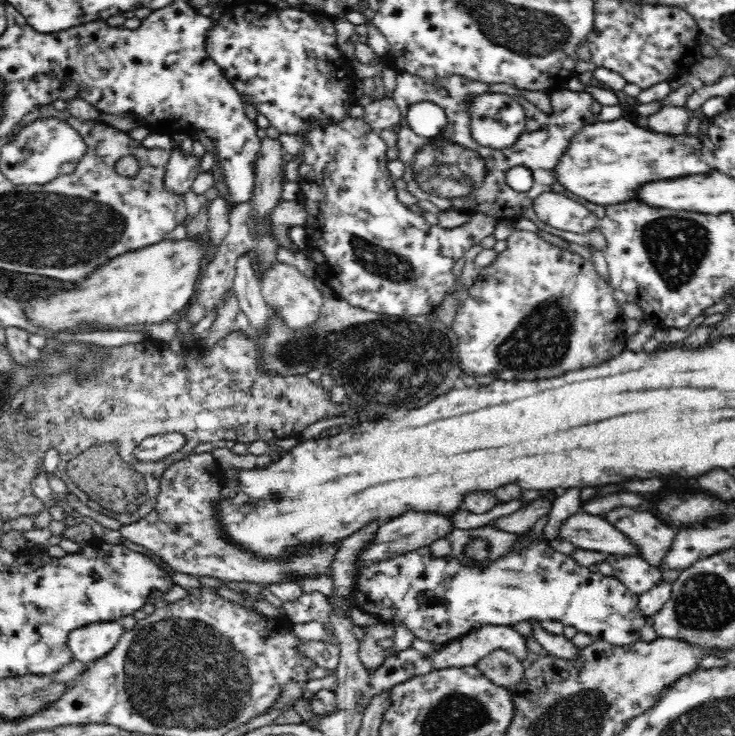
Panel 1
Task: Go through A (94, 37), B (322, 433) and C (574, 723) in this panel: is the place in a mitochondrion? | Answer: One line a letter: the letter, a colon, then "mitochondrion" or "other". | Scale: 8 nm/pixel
A: other
B: other
C: mitochondrion

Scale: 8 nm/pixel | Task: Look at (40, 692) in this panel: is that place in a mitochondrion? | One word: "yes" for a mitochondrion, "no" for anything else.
yes

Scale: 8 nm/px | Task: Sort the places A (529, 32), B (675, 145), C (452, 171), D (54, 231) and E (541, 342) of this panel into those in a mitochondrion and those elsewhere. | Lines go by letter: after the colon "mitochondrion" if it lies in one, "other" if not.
A: mitochondrion
B: other
C: mitochondrion
D: mitochondrion
E: mitochondrion

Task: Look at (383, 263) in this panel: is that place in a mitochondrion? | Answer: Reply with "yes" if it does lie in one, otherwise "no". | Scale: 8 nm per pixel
yes

